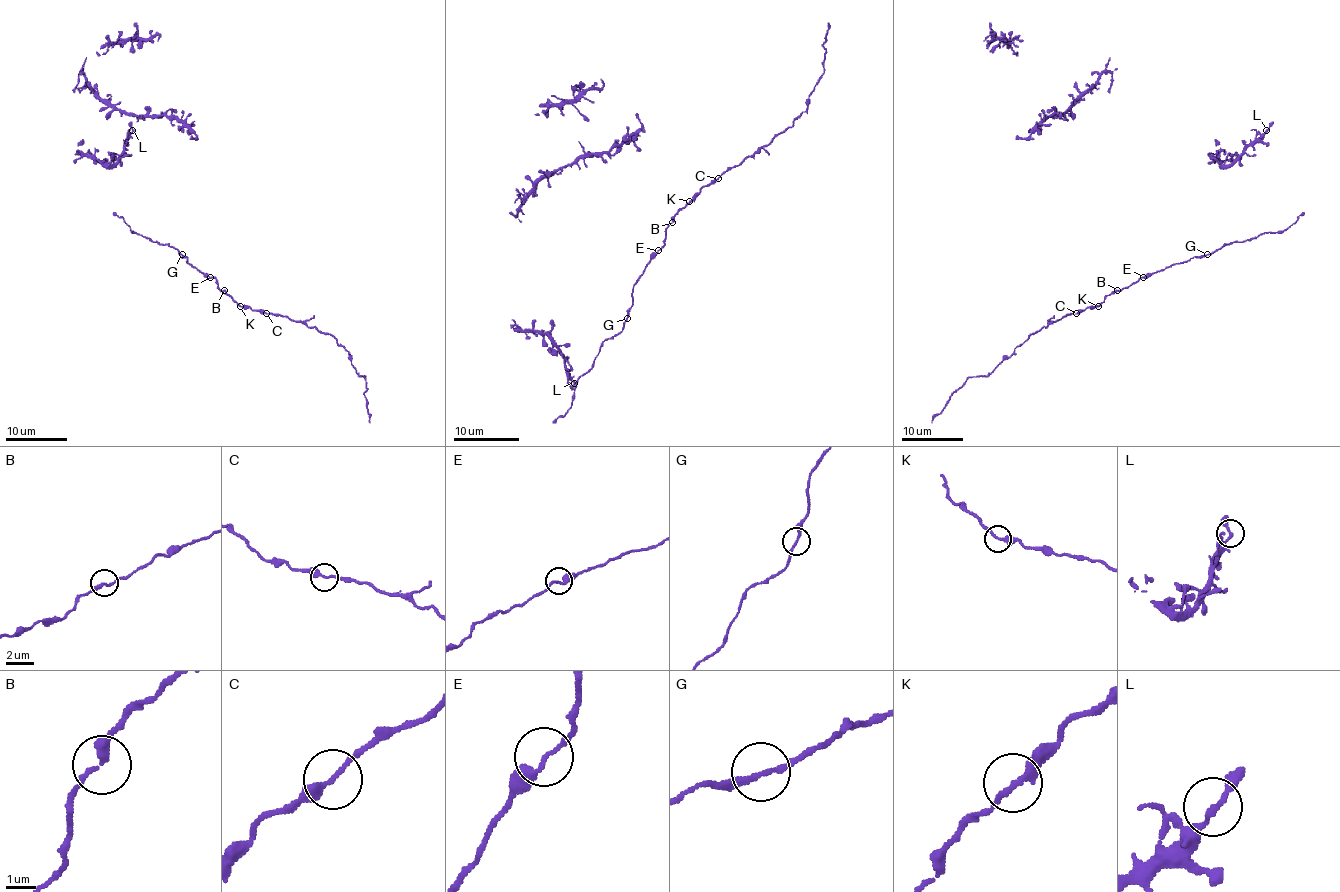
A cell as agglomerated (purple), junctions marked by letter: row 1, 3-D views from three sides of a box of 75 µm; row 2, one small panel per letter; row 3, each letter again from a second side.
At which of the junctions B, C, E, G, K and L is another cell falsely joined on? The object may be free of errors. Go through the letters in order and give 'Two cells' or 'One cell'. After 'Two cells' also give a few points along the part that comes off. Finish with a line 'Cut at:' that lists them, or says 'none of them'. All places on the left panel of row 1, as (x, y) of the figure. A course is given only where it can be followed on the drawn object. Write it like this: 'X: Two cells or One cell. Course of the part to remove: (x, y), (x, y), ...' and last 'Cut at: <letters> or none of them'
B: One cell
C: Two cells. Course of the part to remove: (266, 314), (303, 320), (321, 332), (331, 334), (349, 354), (358, 374), (366, 378), (364, 395), (369, 423)
E: One cell
G: One cell
K: One cell
L: One cell
Cut at: C

